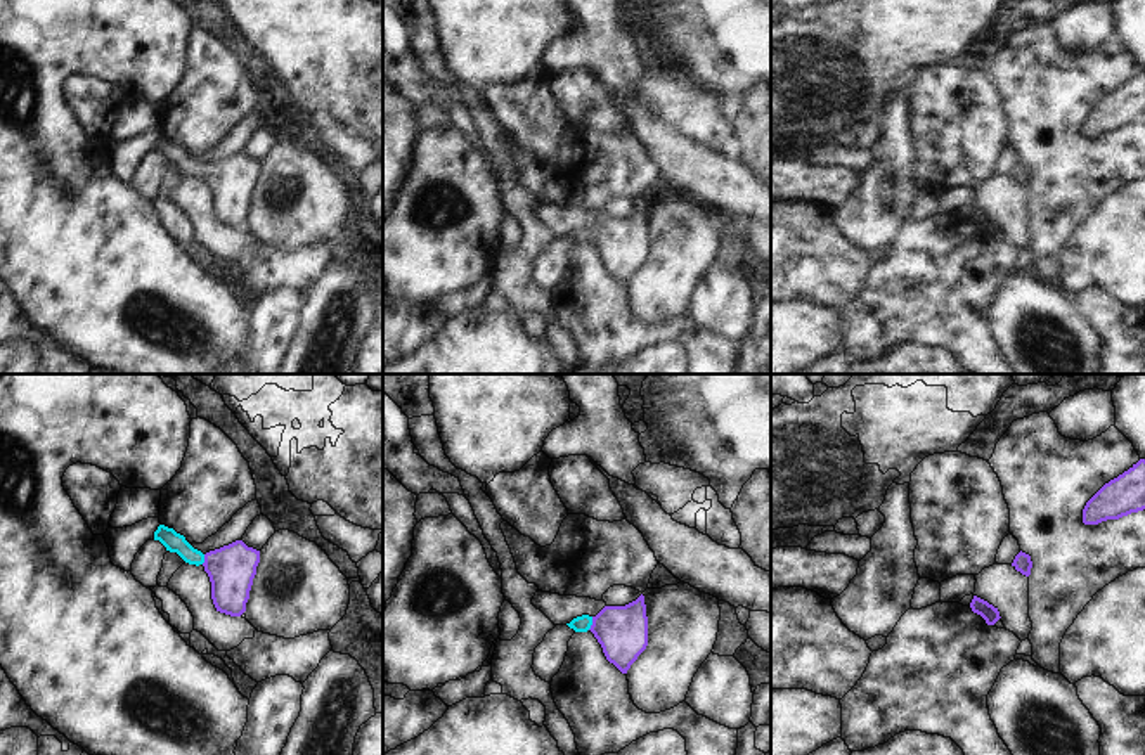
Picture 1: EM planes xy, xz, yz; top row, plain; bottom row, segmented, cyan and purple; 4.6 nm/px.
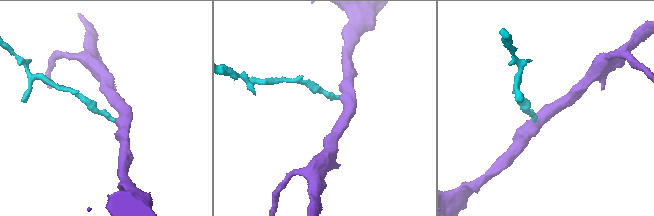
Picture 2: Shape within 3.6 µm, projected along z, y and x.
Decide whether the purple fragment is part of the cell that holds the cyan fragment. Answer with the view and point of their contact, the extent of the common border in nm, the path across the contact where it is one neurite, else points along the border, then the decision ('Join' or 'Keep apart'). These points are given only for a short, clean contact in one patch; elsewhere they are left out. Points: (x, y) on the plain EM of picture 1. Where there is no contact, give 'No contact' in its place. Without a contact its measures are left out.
Touches cyan at xz (591, 236). Shared border 70 nm. Path across: xz (581, 236), (591, 236), (614, 238), (622, 243). Join

